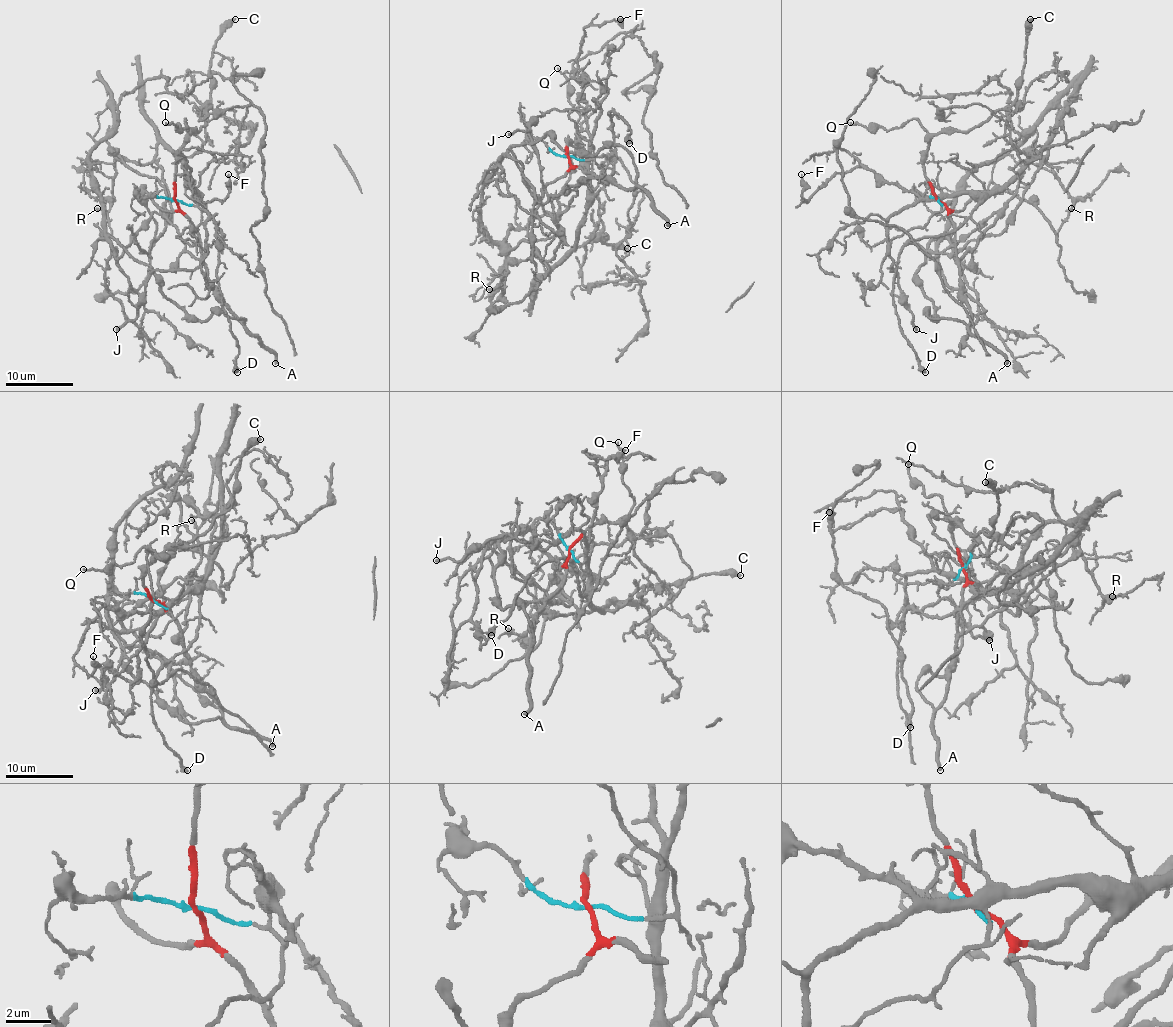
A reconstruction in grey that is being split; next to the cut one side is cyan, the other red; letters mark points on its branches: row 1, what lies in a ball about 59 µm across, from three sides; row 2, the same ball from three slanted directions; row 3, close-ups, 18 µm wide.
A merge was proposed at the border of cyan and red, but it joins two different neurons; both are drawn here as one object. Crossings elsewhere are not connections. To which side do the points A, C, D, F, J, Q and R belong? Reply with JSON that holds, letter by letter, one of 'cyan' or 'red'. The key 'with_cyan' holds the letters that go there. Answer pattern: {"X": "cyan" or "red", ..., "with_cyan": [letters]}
{"A": "red", "C": "red", "D": "cyan", "F": "cyan", "J": "cyan", "Q": "red", "R": "cyan", "with_cyan": ["D", "F", "J", "R"]}

